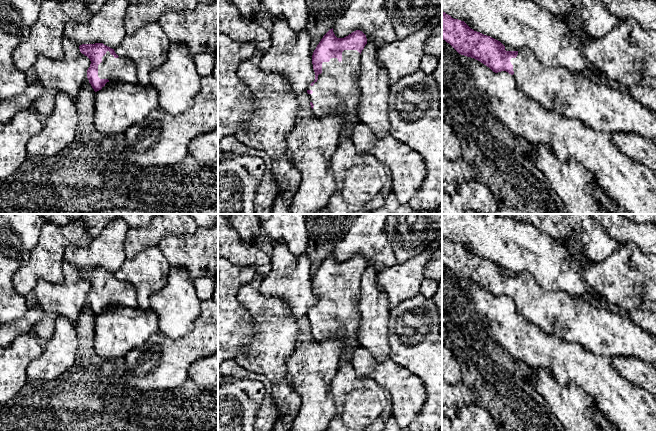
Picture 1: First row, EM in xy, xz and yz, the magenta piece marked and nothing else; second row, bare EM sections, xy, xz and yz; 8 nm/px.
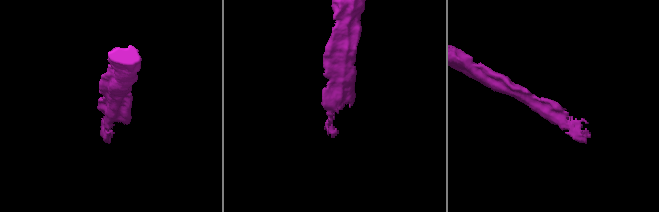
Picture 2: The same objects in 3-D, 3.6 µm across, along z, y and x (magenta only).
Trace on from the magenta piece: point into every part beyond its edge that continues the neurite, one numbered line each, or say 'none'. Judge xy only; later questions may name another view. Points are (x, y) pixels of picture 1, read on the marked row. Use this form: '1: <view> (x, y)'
1: xy (119, 70)

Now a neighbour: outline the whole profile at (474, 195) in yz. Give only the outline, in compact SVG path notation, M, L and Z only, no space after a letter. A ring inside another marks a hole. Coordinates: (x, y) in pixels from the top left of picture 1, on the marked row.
M475 179L461 183L453 194L442 193L442 214L462 214L465 210L495 214L498 209L490 189Z

